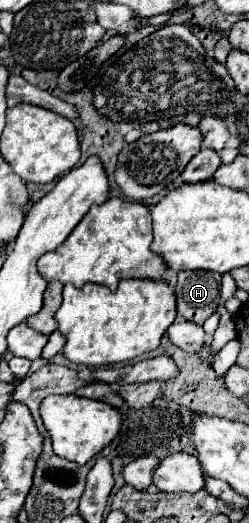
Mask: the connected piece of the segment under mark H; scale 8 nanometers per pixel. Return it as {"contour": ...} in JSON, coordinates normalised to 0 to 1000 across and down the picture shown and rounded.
{"contour":[[[727,518],[711,526],[711,545],[703,545],[711,595],[751,614],[815,621],[823,610],[871,595],[880,549],[888,549],[880,522]]]}

